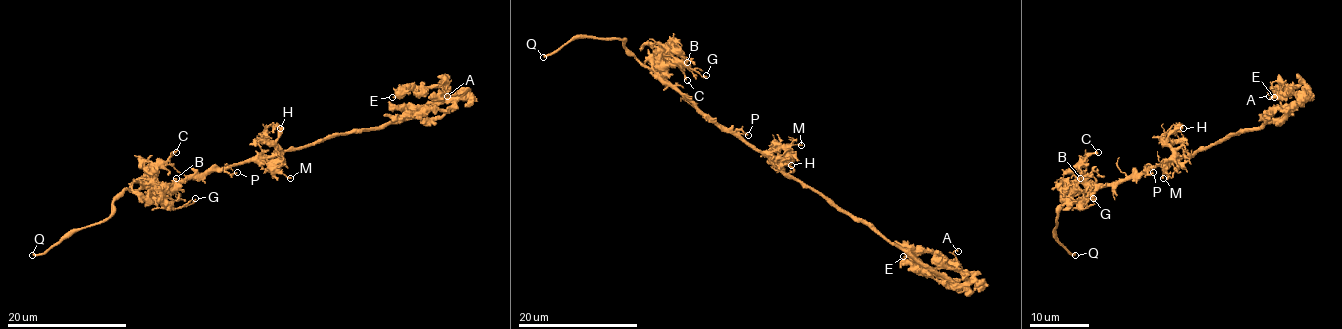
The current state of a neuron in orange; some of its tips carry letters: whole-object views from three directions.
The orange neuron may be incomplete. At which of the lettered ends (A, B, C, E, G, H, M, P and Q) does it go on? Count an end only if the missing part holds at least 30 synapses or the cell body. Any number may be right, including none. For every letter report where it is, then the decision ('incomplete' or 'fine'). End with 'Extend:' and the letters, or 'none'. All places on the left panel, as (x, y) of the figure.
A: (447, 96) | fine
B: (176, 178) | fine
C: (176, 152) | fine
E: (392, 97) | fine
G: (195, 198) | fine
H: (280, 128) | fine
M: (290, 178) | fine
P: (237, 172) | fine
Q: (32, 255) | incomplete
Extend: Q

